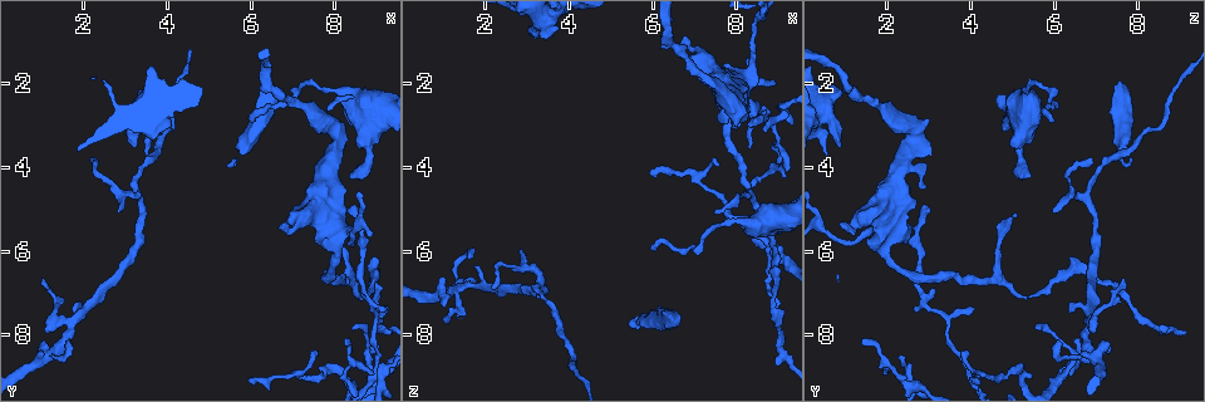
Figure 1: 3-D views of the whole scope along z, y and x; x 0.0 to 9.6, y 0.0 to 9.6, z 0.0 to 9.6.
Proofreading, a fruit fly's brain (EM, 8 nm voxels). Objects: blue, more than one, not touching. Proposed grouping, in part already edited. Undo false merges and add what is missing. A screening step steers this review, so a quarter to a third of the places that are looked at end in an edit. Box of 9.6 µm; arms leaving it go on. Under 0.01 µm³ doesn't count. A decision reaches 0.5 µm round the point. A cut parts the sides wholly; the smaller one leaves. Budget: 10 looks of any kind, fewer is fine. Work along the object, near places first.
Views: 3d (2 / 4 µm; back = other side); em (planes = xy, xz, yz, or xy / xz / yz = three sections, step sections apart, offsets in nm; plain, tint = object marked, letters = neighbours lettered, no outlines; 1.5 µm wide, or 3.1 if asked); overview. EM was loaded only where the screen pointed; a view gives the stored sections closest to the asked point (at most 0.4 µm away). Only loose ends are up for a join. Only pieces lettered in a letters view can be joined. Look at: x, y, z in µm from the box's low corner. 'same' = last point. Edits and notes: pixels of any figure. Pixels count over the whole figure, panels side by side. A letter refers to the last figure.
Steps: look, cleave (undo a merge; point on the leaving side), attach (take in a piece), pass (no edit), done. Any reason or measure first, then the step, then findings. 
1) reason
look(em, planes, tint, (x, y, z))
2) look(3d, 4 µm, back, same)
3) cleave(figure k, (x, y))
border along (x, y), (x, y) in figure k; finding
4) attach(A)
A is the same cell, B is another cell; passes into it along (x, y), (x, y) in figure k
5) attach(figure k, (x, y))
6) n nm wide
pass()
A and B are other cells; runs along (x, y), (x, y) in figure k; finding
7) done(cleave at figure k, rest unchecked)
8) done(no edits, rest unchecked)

stops while still wide
look(em, planes, letters, (3.75, 2.10, 0.65))

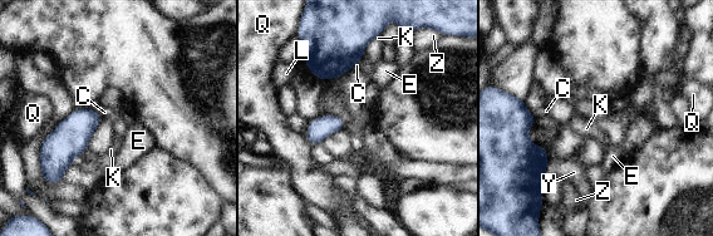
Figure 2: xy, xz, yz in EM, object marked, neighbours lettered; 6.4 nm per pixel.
pass()
C, E, K, L, Q, Y and Z are other cells; border along (93, 109), (102, 118) in figure 2; no lettered piece goes on from it

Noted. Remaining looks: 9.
branch stops here
look(em, xz, step 8, letters, (2.75, 5.10, 6.00))

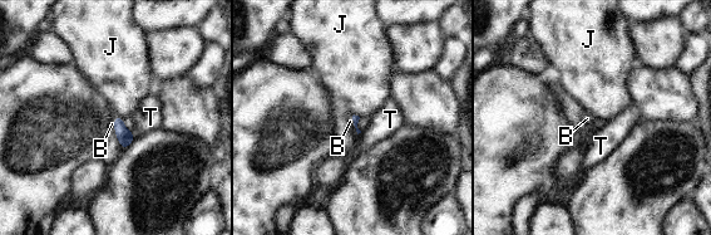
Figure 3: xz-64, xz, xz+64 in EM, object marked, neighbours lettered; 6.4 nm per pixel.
another direction
look(em, yz, step 8, letters, same)

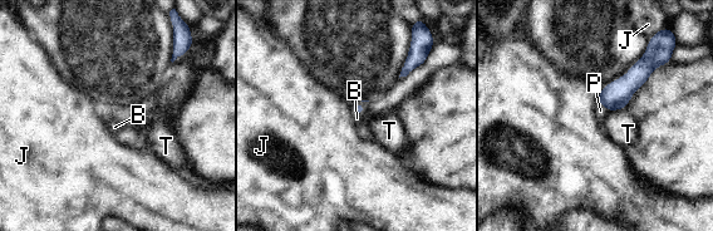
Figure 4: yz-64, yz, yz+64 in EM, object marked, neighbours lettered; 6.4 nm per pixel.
attach(B)
B is the same cell, J, P and T are other cells; passes into it along (357, 109), (364, 109), (357, 118) in figure 4; it goes on there

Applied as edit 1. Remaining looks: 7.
tapers out
look(em, planes, letters, (1.70, 8.15, 6.10))

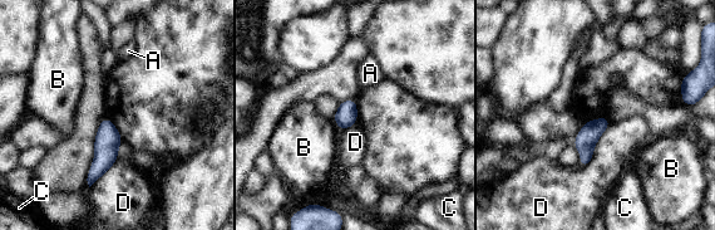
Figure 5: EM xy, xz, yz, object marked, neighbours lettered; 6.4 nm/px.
pass()
A, B, C and D are other cells; border along (610, 122), (591, 161), (580, 167) in figure 5; no lettered piece goes on from it

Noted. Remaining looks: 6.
free end
look(3d, 4 µm, back, (8.95, 8.30, 7.35))

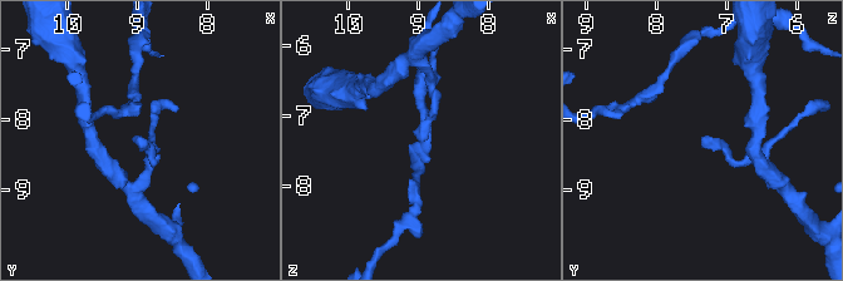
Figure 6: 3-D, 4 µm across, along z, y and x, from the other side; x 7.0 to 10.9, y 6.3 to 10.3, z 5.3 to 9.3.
look(em, planes, letters, (9.00, 8.30, 7.35))

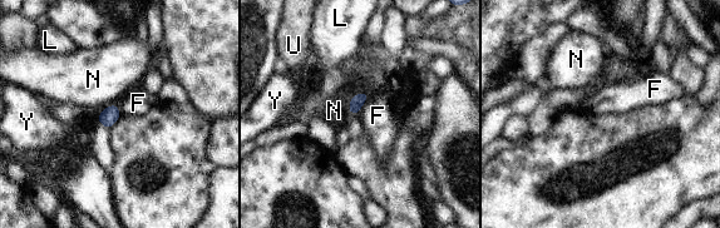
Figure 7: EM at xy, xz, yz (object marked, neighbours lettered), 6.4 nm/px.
pass()
F, L, N, U and Y are other cells; border along (370, 94), (358, 114) in figure 7; none of them fits

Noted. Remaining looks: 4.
done(attach at figure 4, rest unchecked)

